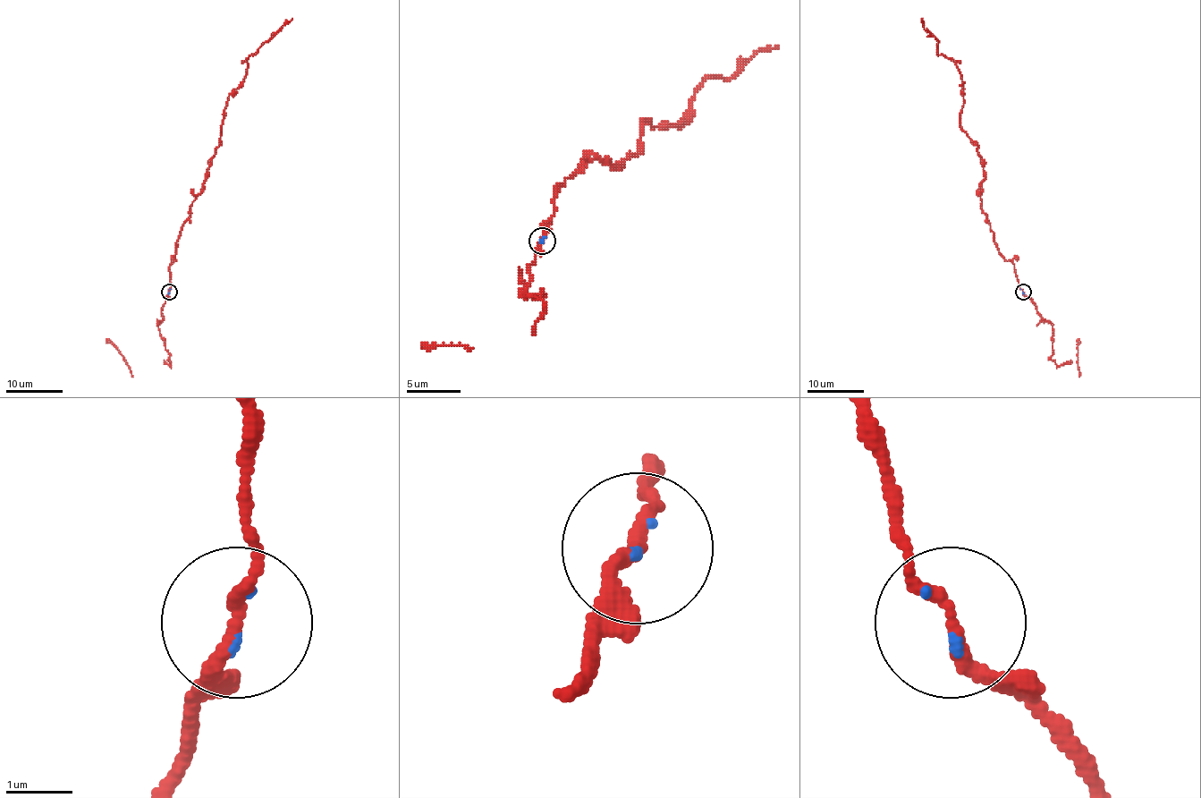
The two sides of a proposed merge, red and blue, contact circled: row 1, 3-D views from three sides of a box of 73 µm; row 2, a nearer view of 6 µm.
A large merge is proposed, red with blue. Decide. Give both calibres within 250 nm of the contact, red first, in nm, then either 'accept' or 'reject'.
calibres 190 and 60 nm; accept

